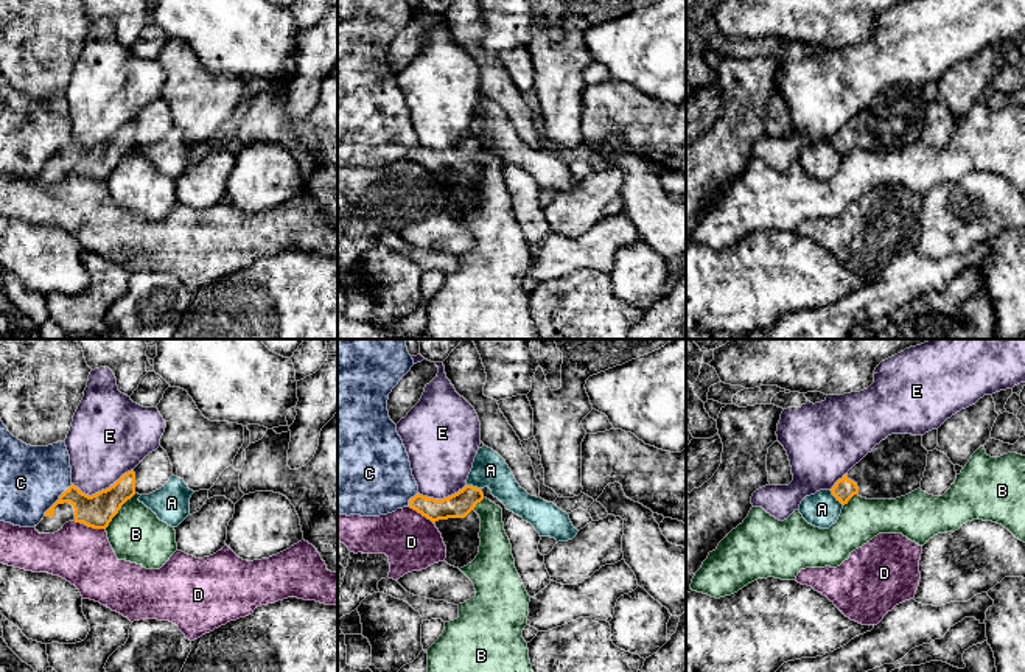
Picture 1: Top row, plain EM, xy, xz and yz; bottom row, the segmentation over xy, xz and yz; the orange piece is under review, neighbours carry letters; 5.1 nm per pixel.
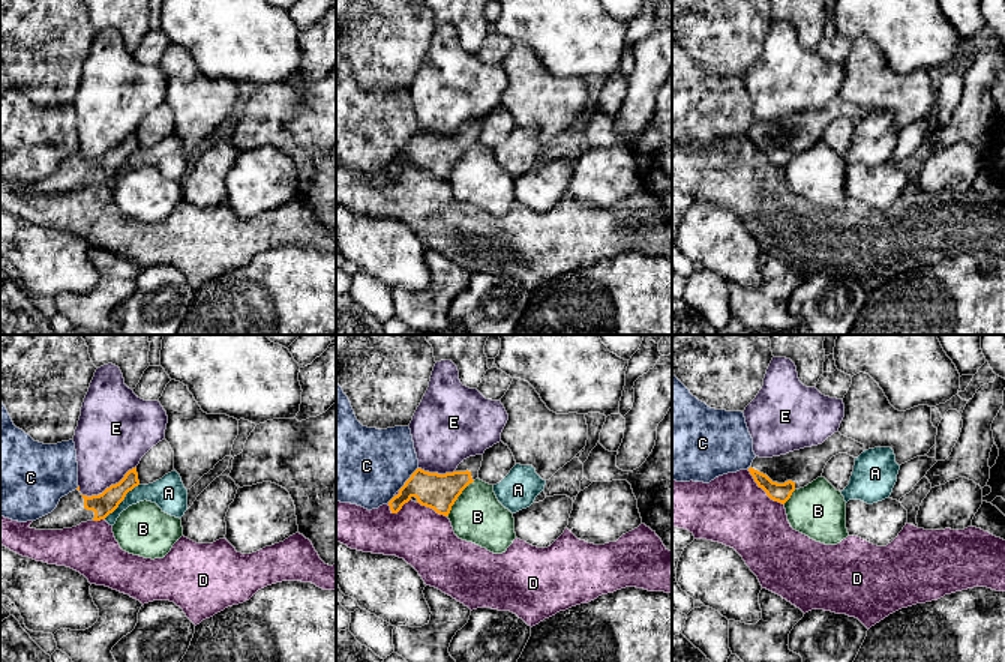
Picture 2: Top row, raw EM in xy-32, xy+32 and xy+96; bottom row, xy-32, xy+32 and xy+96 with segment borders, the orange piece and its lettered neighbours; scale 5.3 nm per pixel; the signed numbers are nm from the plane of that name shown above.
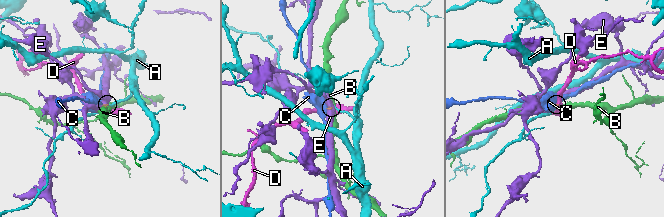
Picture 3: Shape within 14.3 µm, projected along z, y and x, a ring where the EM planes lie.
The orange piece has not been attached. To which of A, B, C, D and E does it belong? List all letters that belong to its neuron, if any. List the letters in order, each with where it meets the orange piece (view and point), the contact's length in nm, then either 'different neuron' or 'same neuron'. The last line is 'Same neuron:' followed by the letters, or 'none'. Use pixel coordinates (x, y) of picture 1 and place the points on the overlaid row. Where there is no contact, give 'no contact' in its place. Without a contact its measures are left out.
A: contact yz (837, 498); length 110 nm; different neuron
B: contact xy (118, 509); length 240 nm; different neuron
C: contact xy (56, 501); length 240 nm; different neuron
D: contact xz (422, 514); length 160 nm; different neuron
E: contact xy (101, 490); length 340 nm; different neuron
Same neuron: none

